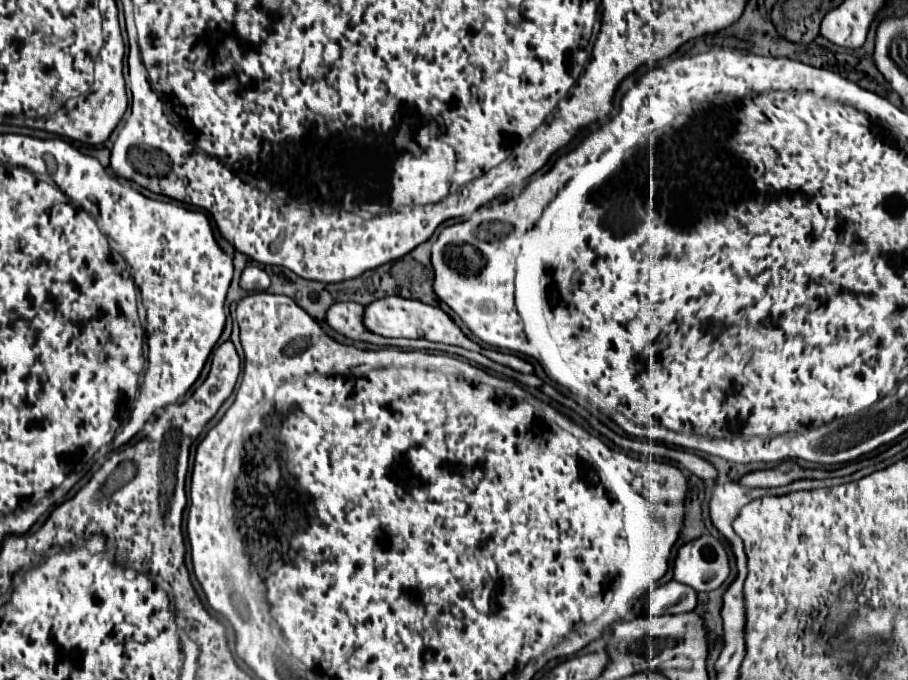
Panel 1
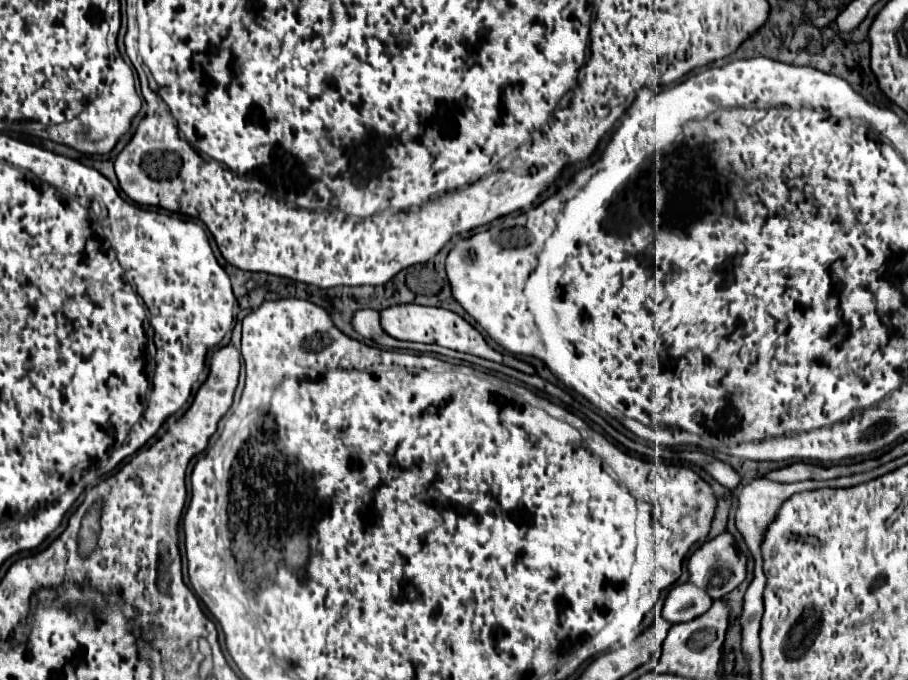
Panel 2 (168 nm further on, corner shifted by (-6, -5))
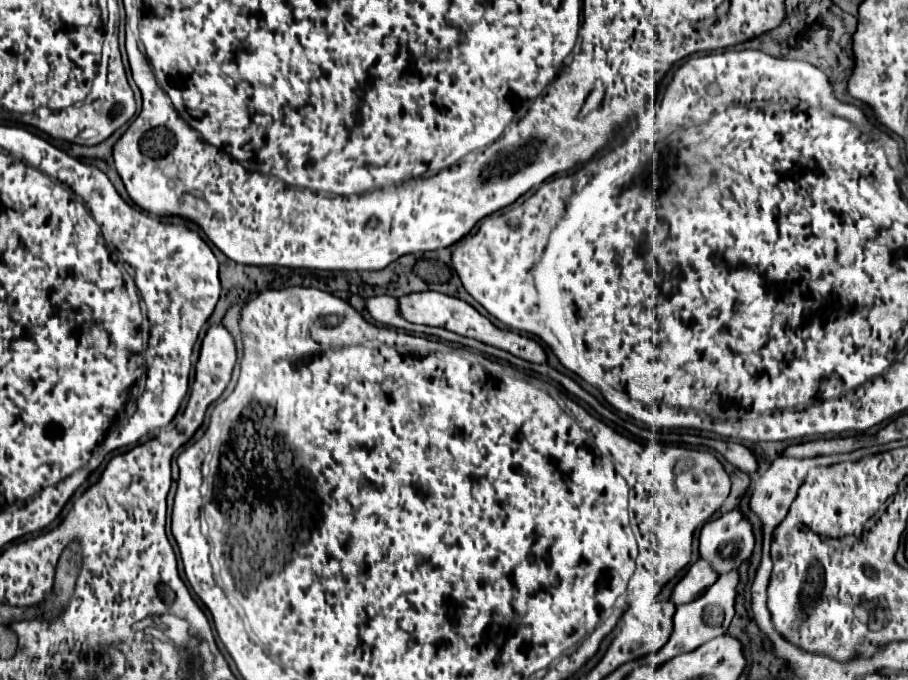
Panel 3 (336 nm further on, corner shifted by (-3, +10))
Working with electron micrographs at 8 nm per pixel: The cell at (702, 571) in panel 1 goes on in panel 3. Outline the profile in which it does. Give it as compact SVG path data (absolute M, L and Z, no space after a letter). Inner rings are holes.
M732 509L718 519L708 521L700 531L700 557L710 561L722 575L740 567L754 549L752 523L740 509Z

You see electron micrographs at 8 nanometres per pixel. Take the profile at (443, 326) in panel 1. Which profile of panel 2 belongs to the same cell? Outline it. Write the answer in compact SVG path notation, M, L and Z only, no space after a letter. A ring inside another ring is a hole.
M399 304L399 306L389 306L385 310L381 310L381 326L383 330L397 338L397 340L409 340L409 342L427 342L427 344L439 344L457 352L467 352L467 354L475 354L479 358L487 358L493 362L501 362L505 366L511 366L519 372L525 374L535 374L535 368L523 360L517 360L511 354L501 354L497 350L493 350L483 336L467 322L463 320L459 314L449 312L445 308L429 308L429 306L419 306L419 304Z

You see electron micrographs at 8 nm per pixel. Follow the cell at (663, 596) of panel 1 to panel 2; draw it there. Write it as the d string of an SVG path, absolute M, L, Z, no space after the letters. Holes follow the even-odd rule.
M681 584L675 586L663 606L663 618L671 624L675 622L689 622L691 618L697 618L701 614L705 614L711 608L713 600L703 594L699 588L695 588L693 584Z

